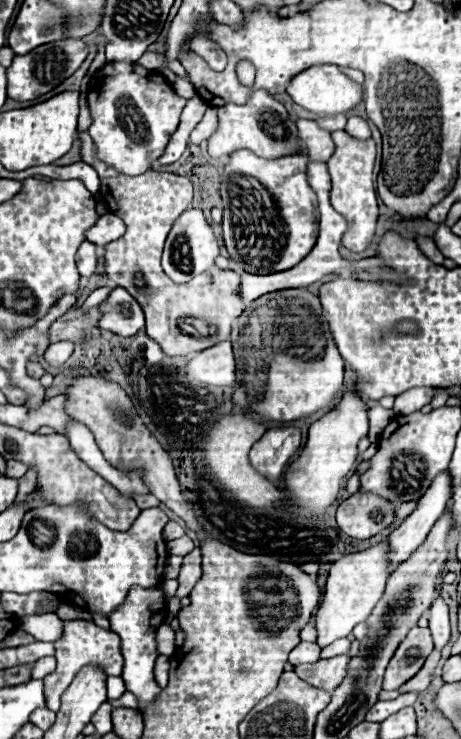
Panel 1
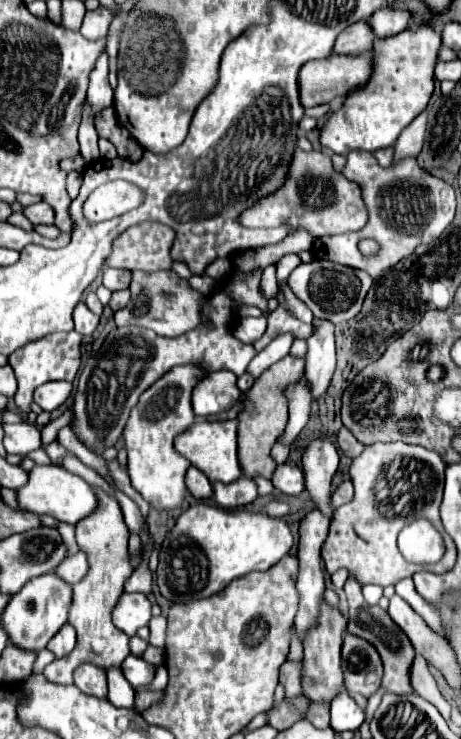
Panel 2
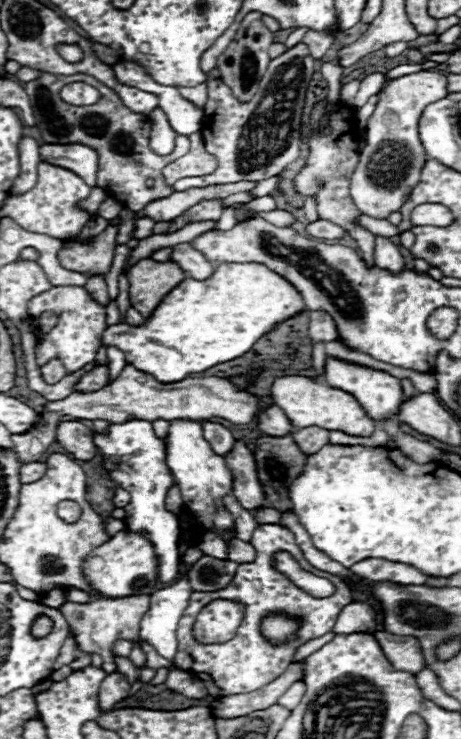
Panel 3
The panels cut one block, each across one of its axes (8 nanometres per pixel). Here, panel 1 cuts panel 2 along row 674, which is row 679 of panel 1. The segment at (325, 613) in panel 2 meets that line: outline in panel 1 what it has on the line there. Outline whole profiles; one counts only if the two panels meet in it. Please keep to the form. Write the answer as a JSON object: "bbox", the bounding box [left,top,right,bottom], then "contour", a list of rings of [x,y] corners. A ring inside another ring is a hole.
{"bbox":[294,654,350,692],"contour":[[[340,654],[340,656],[332,656],[326,660],[318,660],[310,666],[296,666],[294,672],[308,684],[328,690],[332,692],[346,676],[346,668],[348,668],[350,656]]]}

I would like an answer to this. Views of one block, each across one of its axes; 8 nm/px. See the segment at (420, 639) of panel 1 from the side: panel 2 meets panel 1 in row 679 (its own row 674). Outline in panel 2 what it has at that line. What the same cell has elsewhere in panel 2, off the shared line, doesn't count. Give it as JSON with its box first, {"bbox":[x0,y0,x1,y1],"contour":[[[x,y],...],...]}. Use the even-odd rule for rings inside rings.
{"bbox":[344,576,414,694],"contour":[[[350,576],[344,584],[344,592],[348,598],[348,606],[350,606],[350,620],[348,620],[348,632],[356,634],[360,638],[366,638],[368,642],[372,642],[376,646],[376,650],[382,656],[384,662],[384,678],[382,678],[382,688],[386,688],[386,692],[392,694],[412,694],[412,682],[410,682],[410,668],[414,662],[414,646],[412,642],[406,638],[406,634],[394,624],[394,620],[388,616],[388,612],[384,612],[378,606],[368,606],[362,598],[362,584]]]}

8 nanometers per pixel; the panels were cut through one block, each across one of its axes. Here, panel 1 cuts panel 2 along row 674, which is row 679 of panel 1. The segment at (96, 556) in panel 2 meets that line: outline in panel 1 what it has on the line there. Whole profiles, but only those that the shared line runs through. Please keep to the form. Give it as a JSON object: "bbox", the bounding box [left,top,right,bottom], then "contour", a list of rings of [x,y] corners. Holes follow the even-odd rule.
{"bbox":[44,620,124,712],"contour":[[[66,620],[64,622],[64,634],[62,638],[58,638],[58,642],[54,642],[56,646],[56,660],[58,660],[58,668],[54,674],[44,678],[46,684],[46,708],[58,712],[61,706],[62,692],[70,686],[70,682],[74,680],[74,676],[78,674],[78,670],[86,664],[100,664],[104,668],[104,672],[108,676],[120,676],[122,674],[122,666],[124,666],[124,658],[120,652],[120,638],[118,634],[114,634],[112,630],[104,630],[100,626],[96,626],[94,622],[88,620]]]}

